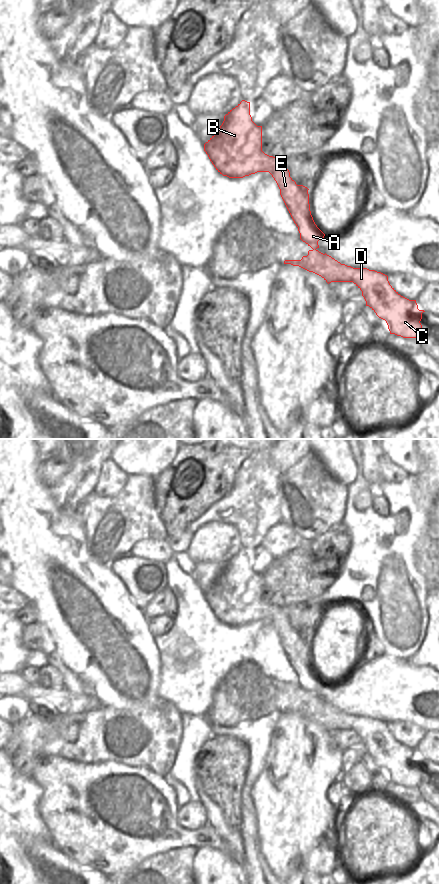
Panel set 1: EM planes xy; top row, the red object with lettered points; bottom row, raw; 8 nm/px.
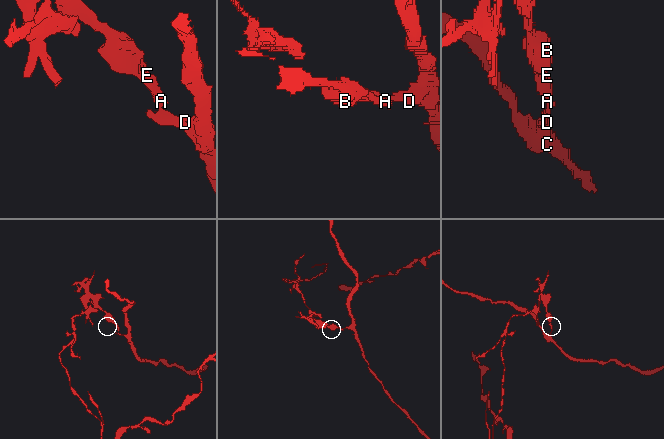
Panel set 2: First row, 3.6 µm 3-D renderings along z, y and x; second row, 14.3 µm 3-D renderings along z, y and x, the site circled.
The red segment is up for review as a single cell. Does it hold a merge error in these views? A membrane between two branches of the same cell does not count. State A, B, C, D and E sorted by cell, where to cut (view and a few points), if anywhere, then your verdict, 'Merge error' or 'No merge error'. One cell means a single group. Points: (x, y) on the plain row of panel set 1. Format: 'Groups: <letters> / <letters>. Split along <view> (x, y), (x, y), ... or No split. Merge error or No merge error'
Groups: A B E / C D. Split along xy (313, 696), (315, 698). Merge error.

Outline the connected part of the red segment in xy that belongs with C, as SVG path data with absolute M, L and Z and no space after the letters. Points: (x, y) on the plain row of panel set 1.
M309 698L301 708L285 708L284 712L299 714L331 730L353 730L361 739L376 763L385 768L390 782L403 786L417 786L422 782L422 761L416 748L401 744L389 731L388 724L367 716L353 716L341 712L326 701Z

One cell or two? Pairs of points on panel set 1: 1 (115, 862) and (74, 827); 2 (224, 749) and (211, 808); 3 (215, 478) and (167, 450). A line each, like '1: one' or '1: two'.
1: one
2: two
3: two

